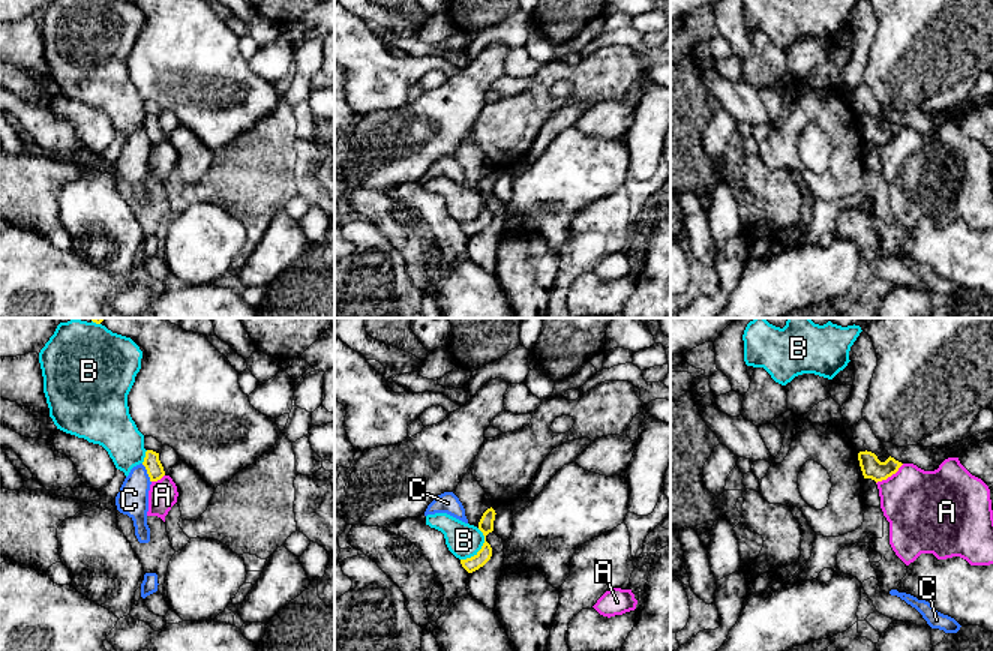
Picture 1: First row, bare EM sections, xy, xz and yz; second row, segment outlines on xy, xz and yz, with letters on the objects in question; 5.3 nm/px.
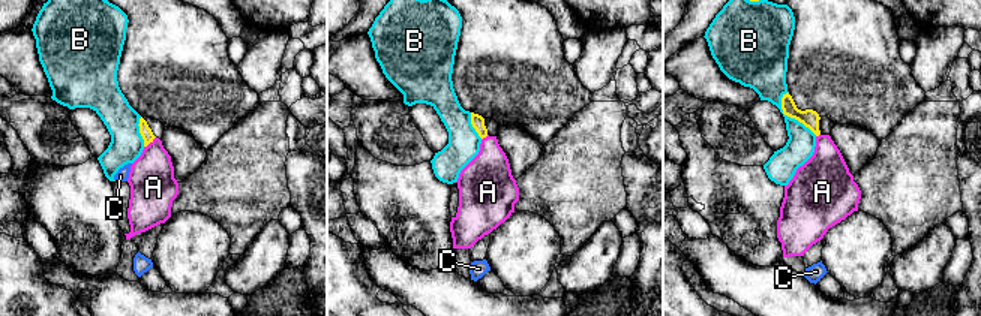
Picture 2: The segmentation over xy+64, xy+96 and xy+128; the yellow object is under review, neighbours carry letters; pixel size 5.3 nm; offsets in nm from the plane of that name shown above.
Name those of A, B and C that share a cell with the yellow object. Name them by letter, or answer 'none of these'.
B

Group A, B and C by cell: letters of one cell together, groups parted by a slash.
A / B / C

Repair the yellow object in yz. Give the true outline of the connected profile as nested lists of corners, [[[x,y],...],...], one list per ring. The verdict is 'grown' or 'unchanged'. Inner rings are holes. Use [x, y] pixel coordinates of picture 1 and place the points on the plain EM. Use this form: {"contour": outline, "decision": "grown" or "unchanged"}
{"contour": [[[867,114],[858,117],[858,124],[864,142],[872,142],[876,147],[891,141],[903,129],[891,120],[885,126],[880,126],[874,117]]], "decision": "unchanged"}

